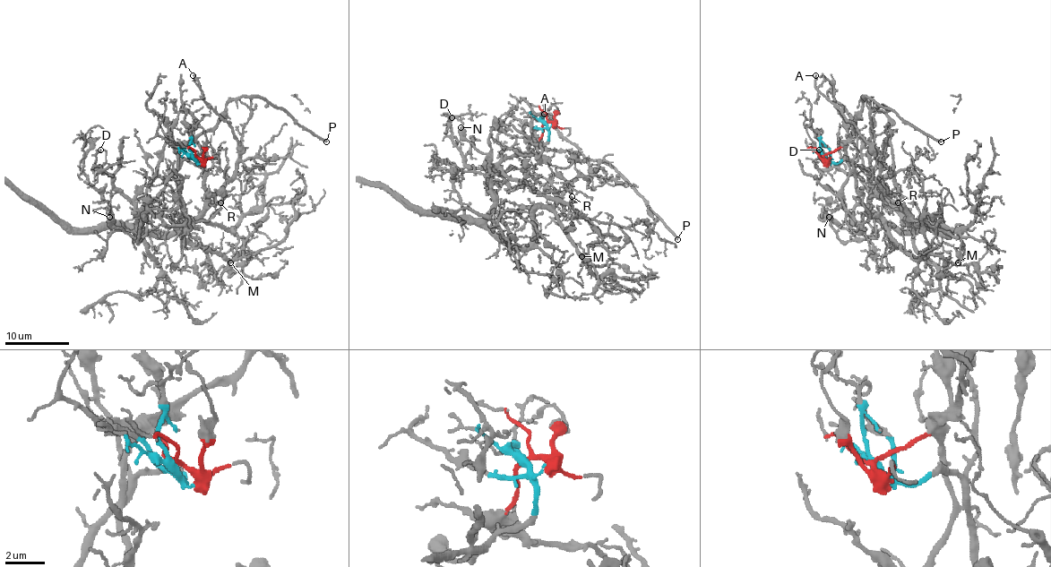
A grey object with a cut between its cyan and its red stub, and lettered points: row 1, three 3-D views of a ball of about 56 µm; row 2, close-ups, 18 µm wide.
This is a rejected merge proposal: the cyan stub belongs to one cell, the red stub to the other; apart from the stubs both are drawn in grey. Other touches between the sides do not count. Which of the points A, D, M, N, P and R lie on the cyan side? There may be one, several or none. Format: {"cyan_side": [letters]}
{"cyan_side": ["A", "D", "M", "R"]}

